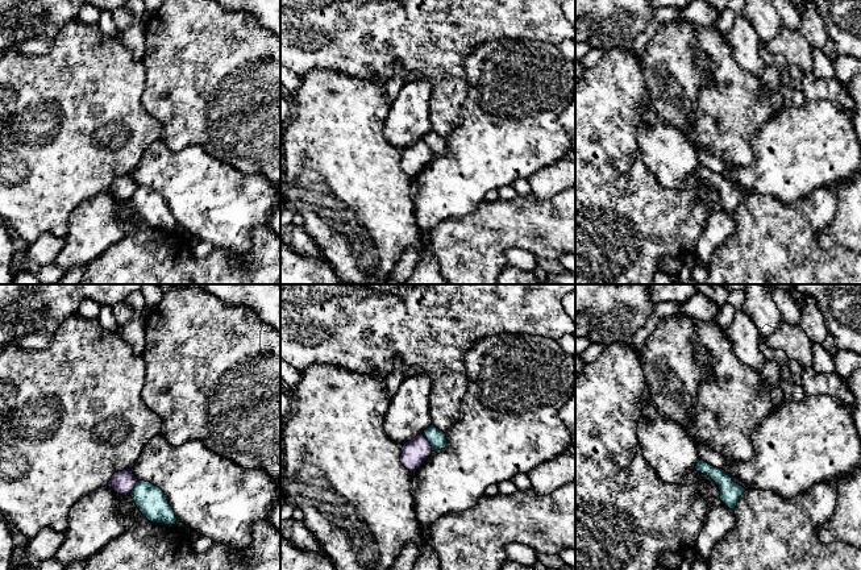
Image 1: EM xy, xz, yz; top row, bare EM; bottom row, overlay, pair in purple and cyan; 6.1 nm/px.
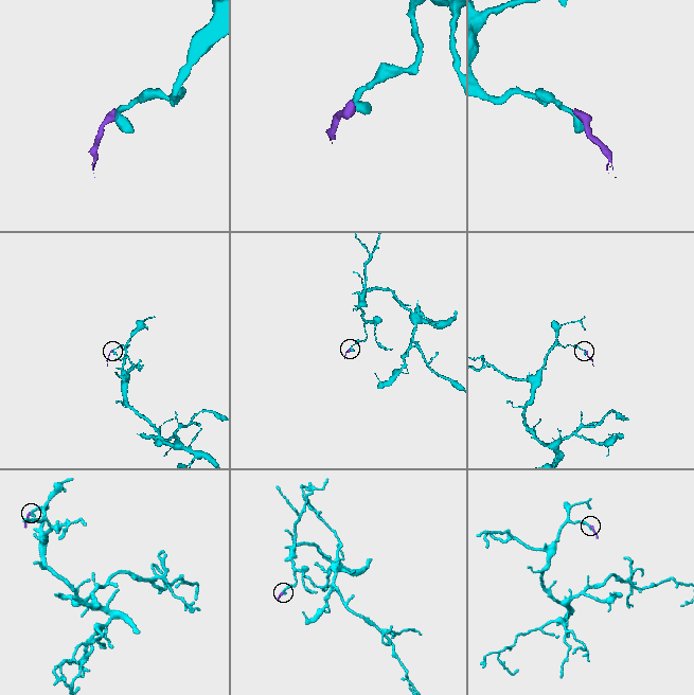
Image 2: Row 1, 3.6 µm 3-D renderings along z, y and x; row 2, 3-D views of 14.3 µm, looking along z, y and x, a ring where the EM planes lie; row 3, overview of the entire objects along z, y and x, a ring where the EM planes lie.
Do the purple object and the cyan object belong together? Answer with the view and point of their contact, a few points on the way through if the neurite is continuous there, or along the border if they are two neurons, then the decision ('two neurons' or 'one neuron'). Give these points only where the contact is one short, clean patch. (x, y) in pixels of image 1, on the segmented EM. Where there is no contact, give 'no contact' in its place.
meets purple in xz at (429, 442); border along xz (421, 433), (432, 450); two neurons

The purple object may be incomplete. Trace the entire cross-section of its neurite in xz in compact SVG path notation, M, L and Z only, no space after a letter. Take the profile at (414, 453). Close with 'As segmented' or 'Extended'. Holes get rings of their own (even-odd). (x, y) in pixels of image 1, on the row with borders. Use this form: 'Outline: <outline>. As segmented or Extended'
Outline: M423 433L405 442L402 448L400 462L411 473L416 473L424 461L432 454L430 442Z. As segmented

